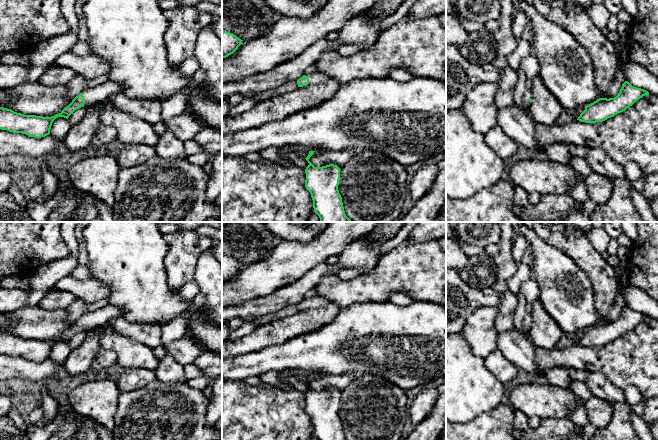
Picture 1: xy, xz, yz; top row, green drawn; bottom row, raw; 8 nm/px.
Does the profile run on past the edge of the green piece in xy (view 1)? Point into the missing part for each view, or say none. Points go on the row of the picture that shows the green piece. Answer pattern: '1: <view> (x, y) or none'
1: none

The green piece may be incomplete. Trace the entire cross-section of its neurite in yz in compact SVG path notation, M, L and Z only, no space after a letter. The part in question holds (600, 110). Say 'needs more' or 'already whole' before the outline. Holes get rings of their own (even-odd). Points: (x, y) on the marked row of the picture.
already whole; M625 81L616 97L597 99L585 107L577 120L585 123L603 122L625 111L645 95L649 95L649 92Z

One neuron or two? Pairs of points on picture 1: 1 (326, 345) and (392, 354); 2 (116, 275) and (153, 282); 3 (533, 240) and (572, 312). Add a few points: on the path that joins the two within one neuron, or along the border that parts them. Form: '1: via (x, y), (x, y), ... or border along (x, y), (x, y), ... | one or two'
1: via (342, 345), (376, 345) | one
2: via (125, 275), (135, 275), (144, 282) | one
3: via (545, 258), (560, 279), (562, 289), (566, 294) | one

